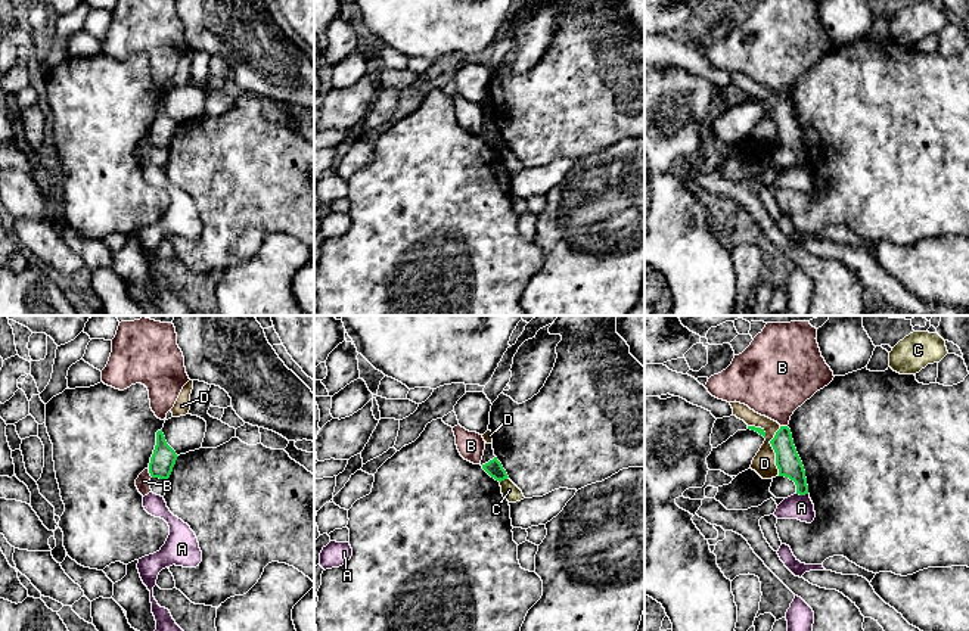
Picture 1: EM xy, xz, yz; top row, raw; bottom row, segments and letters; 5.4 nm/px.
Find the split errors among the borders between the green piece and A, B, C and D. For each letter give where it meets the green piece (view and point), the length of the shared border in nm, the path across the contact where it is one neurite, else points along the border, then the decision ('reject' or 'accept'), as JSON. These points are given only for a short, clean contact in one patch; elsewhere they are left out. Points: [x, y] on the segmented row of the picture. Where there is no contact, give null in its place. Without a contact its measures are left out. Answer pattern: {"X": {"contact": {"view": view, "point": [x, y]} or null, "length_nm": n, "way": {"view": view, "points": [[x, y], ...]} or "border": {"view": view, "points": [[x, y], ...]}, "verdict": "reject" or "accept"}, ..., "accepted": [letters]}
{"A": {"contact": {"view": "yz", "point": [803, 494]}, "length_nm": 60, "border": {"view": "yz", "points": [[797, 493], [807, 494]]}, "verdict": "reject"}, "B": {"contact": {"view": "xy", "point": [149, 472]}, "length_nm": 60, "verdict": "reject"}, "C": {"contact": {"view": "xz", "point": [503, 479]}, "length_nm": 60, "border": {"view": "xz", "points": [[508, 476], [500, 482]]}, "verdict": "reject"}, "D": {"contact": {"view": "yz", "point": [775, 451]}, "length_nm": 280, "verdict": "reject"}, "accepted": []}

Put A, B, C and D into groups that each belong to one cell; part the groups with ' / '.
A / B / C / D

